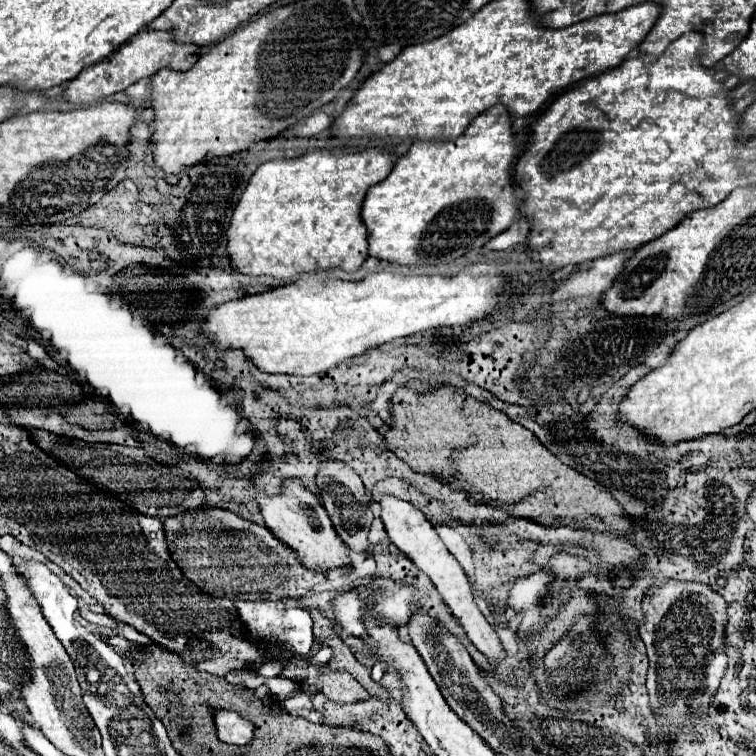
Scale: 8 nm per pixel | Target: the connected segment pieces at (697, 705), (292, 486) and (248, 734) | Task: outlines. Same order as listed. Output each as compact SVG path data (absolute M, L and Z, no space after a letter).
M665 579L661 585L653 585L643 597L643 611L645 623L639 625L639 635L649 657L645 687L653 713L673 719L679 715L679 723L683 723L681 715L685 709L705 715L729 661L725 653L727 601L711 585Z
M285 479L279 495L267 495L263 491L257 491L255 501L259 503L265 525L285 545L299 553L299 559L301 563L305 563L305 567L327 571L331 567L343 567L351 563L349 549L337 539L331 519L327 517L327 511L323 509L321 501L303 485L301 479Z
M215 709L213 713L215 725L217 725L217 735L223 743L233 743L233 745L247 745L253 739L255 725L241 717L235 711L227 709Z

